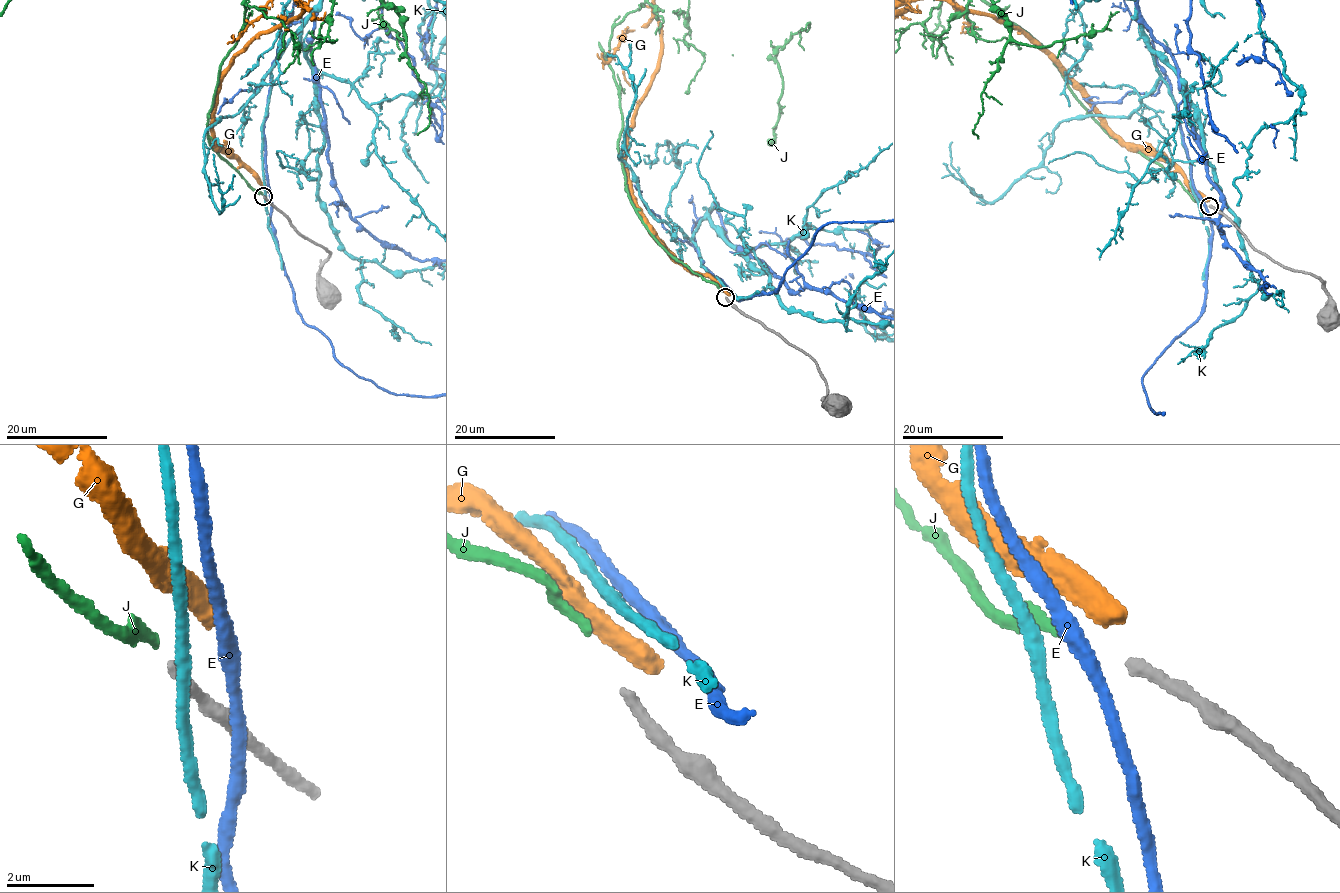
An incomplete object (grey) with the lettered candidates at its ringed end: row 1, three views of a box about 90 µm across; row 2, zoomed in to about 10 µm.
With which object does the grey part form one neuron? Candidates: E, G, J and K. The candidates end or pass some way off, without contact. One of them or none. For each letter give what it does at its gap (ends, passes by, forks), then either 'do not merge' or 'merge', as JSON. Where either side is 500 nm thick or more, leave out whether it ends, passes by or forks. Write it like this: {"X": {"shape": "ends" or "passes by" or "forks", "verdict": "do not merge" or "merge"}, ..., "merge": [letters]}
{"E": {"shape": "passes by", "verdict": "do not merge"}, "G": {"verdict": "do not merge"}, "J": {"shape": "ends", "verdict": "merge"}, "K": {"shape": "passes by", "verdict": "do not merge"}, "merge": ["J"]}

